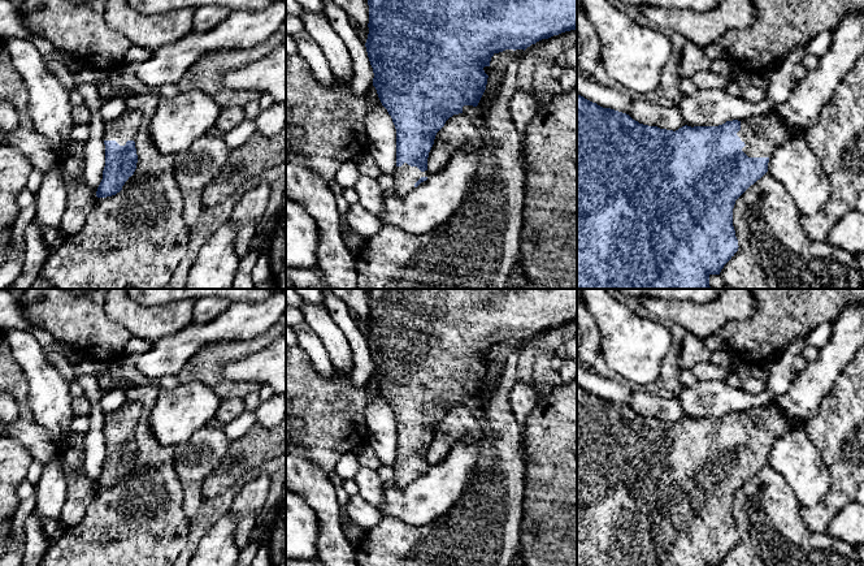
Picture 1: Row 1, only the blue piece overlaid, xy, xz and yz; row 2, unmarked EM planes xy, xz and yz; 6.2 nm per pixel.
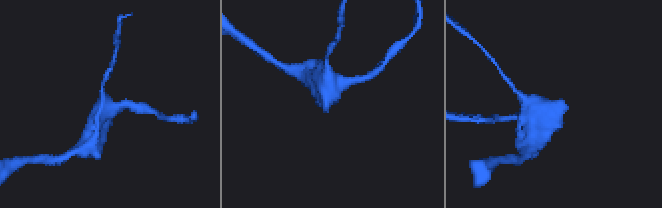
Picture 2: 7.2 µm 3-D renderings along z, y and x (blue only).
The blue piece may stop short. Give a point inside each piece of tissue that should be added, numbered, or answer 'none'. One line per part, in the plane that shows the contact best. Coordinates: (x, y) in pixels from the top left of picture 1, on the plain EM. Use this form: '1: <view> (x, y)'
1: yz (775, 423)

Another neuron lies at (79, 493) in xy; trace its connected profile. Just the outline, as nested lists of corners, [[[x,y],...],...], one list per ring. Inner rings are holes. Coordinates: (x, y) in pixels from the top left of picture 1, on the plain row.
[[[83,472],[70,483],[66,483],[66,501],[60,518],[65,527],[79,523],[97,493],[96,484]]]

